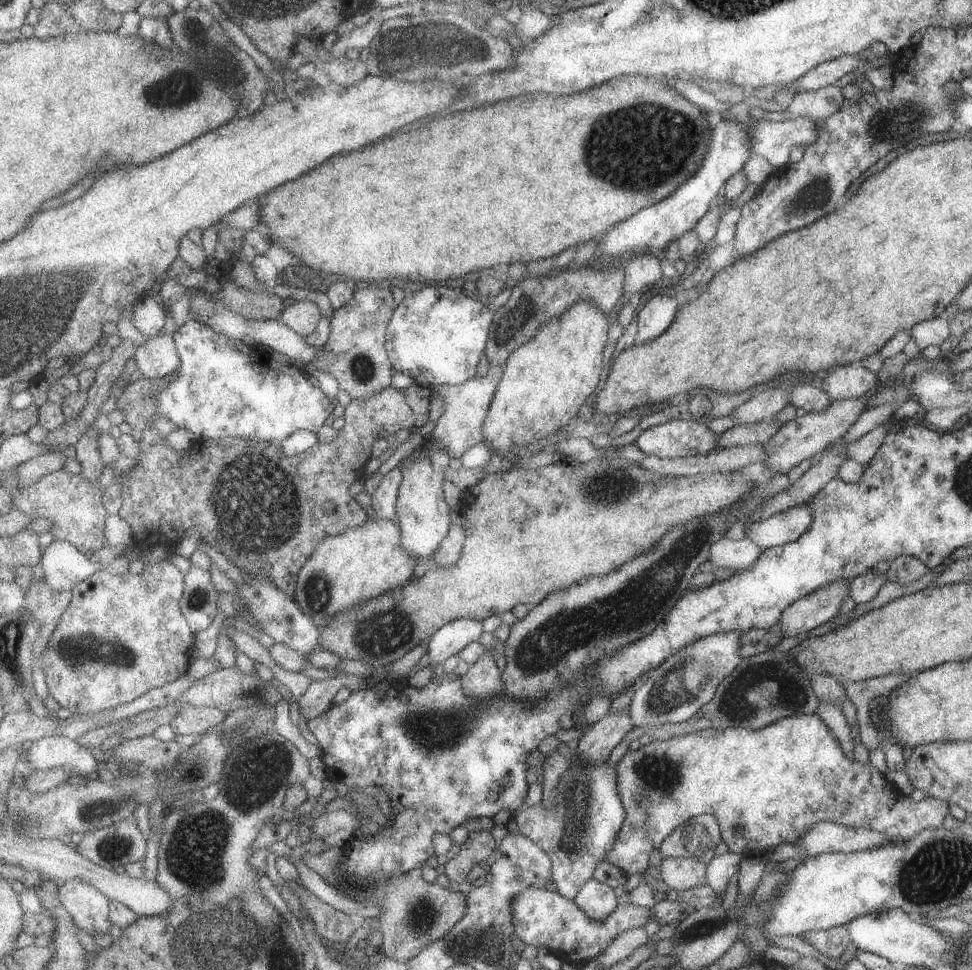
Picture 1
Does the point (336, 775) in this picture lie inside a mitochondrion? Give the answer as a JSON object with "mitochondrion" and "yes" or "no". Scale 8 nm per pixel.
{"mitochondrion":"no"}

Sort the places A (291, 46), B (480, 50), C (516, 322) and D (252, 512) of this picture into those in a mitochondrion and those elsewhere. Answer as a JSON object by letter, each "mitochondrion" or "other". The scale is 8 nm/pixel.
{"A":"other","B":"other","C":"mitochondrion","D":"mitochondrion"}

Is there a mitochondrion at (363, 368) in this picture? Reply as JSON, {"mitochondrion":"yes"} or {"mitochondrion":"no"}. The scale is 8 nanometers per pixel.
{"mitochondrion":"yes"}

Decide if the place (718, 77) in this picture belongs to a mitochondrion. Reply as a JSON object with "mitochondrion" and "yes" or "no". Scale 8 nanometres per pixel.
{"mitochondrion":"no"}

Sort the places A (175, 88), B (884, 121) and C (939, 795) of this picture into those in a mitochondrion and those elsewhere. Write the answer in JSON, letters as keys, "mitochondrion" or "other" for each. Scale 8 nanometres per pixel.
{"A":"mitochondrion","B":"mitochondrion","C":"other"}

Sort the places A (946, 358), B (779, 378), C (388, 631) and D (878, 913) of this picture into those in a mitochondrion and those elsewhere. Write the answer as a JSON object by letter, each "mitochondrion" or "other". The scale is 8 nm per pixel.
{"A":"other","B":"other","C":"mitochondrion","D":"other"}

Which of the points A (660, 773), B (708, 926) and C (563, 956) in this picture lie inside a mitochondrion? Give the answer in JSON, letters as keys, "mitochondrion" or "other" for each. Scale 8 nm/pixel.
{"A":"mitochondrion","B":"mitochondrion","C":"other"}

